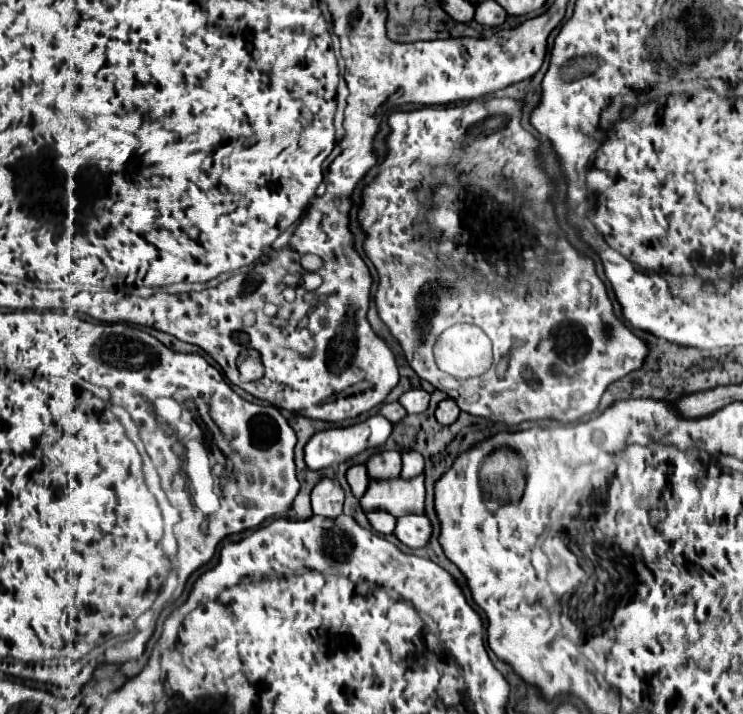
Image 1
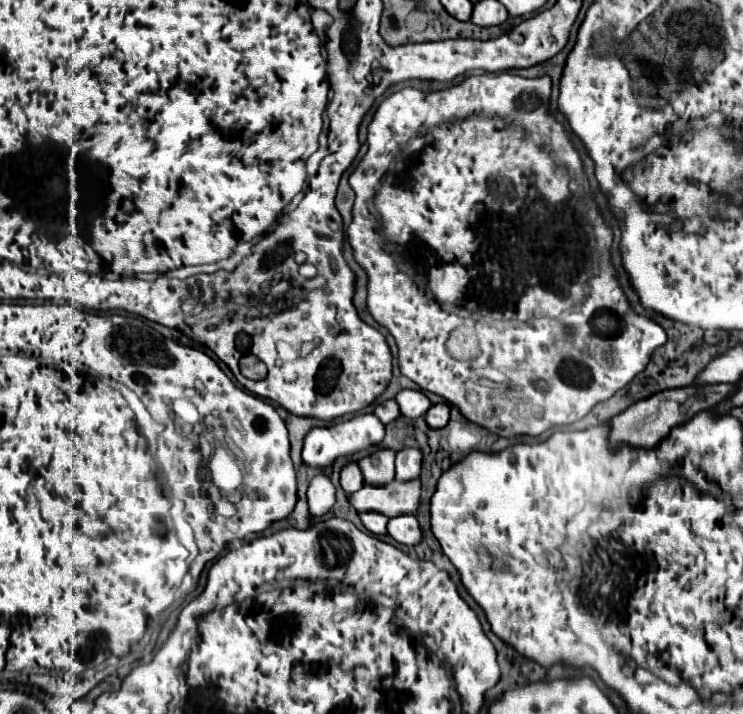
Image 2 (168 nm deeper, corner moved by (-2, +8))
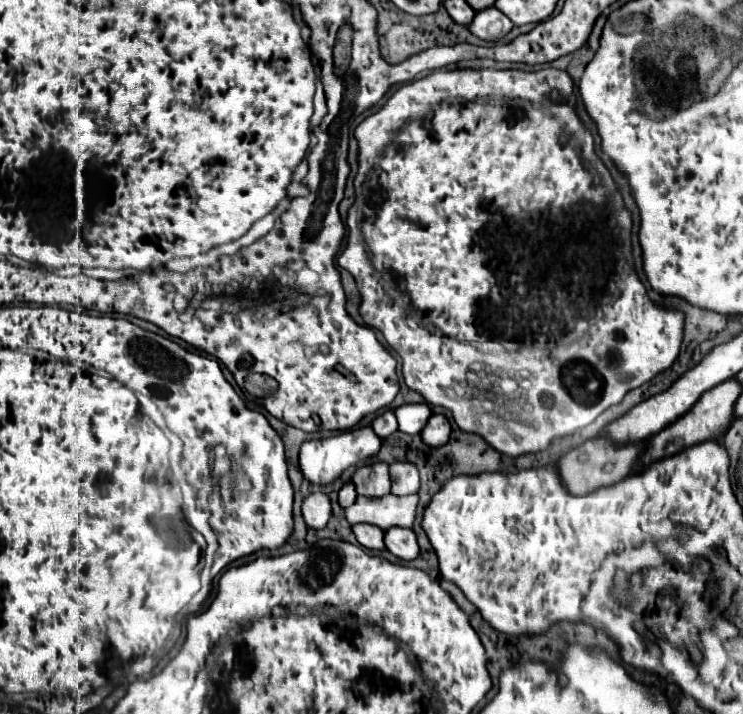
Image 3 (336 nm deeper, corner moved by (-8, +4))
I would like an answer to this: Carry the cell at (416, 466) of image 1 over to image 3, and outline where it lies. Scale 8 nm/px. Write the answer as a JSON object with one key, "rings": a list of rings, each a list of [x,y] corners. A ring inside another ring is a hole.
{"rings":[[[409,461],[391,463],[391,481],[393,481],[391,493],[397,493],[397,495],[417,493],[419,485],[421,485],[419,483],[419,469]]]}

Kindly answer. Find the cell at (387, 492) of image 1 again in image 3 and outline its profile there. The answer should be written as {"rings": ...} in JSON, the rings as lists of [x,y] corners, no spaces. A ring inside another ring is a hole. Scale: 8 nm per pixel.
{"rings":[[[385,495],[385,497],[357,497],[357,501],[345,509],[345,517],[351,525],[373,523],[381,529],[389,527],[413,527],[417,517],[419,495]]]}

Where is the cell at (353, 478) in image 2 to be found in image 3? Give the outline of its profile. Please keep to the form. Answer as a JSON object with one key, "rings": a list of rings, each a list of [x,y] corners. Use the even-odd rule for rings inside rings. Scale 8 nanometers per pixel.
{"rings":[[[349,481],[349,483],[345,483],[345,485],[343,485],[343,489],[339,491],[339,505],[345,509],[345,507],[353,505],[353,501],[355,501],[355,499],[357,499],[357,491],[355,491],[353,481]]]}

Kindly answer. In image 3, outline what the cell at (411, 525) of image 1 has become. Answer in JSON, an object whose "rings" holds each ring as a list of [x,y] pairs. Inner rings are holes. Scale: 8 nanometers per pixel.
{"rings":[[[393,527],[385,531],[385,545],[387,549],[397,555],[399,559],[415,559],[419,555],[419,545],[417,545],[417,537],[413,533],[413,529],[405,529],[405,527]]]}

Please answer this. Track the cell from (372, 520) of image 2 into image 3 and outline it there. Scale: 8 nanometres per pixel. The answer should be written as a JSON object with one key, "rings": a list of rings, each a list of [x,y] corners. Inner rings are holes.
{"rings":[[[357,523],[353,525],[353,531],[357,535],[357,541],[367,547],[367,549],[377,549],[377,551],[383,551],[385,549],[385,531],[377,525],[369,525],[369,523]]]}

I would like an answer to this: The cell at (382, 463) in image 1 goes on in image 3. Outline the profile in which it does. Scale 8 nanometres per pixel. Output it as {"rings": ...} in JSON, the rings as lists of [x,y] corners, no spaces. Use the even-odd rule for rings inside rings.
{"rings":[[[377,461],[373,465],[363,465],[353,475],[353,483],[357,487],[359,495],[365,497],[383,497],[391,493],[391,475],[389,475],[389,463]]]}

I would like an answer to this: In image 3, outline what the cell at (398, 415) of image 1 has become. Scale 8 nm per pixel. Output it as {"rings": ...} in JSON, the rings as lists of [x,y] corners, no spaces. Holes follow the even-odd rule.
{"rings":[[[387,409],[383,415],[379,415],[379,417],[375,417],[375,421],[373,421],[373,431],[379,435],[379,437],[389,437],[391,433],[395,433],[397,431],[397,419],[395,419],[395,413],[393,413],[393,409]]]}

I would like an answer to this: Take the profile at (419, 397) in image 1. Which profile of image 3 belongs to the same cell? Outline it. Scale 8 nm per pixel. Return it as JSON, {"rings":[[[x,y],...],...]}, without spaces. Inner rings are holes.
{"rings":[[[405,403],[395,409],[395,417],[399,421],[399,431],[407,435],[417,435],[427,425],[431,409],[425,403]]]}

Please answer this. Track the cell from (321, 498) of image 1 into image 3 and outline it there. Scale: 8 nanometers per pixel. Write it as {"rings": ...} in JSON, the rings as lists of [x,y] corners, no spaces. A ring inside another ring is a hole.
{"rings":[[[311,493],[303,501],[303,517],[305,523],[313,529],[323,529],[331,517],[331,501],[327,493]]]}

